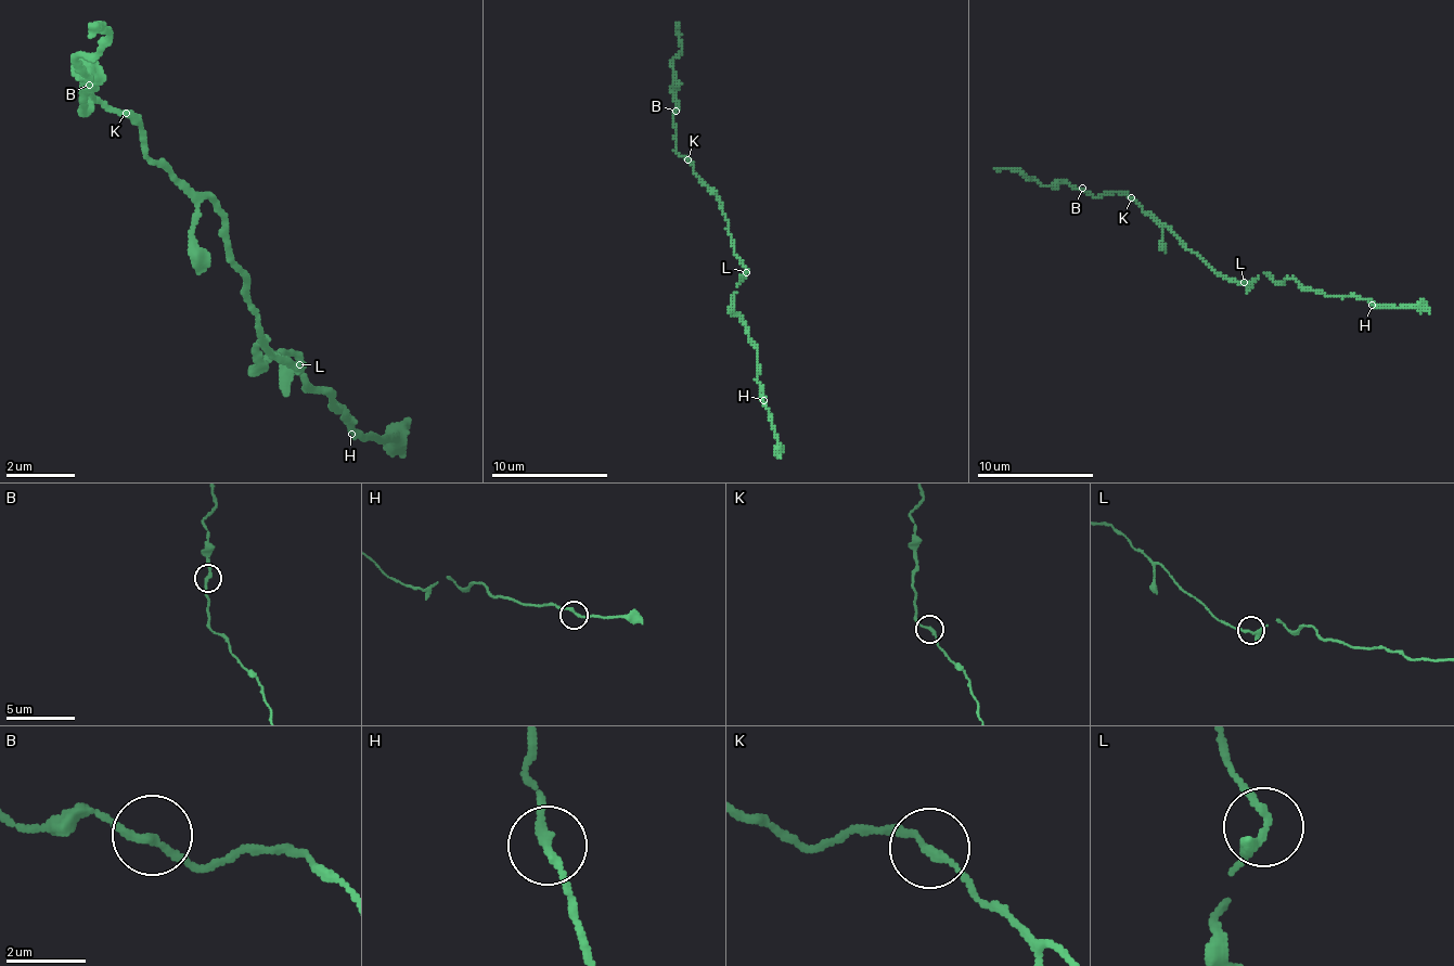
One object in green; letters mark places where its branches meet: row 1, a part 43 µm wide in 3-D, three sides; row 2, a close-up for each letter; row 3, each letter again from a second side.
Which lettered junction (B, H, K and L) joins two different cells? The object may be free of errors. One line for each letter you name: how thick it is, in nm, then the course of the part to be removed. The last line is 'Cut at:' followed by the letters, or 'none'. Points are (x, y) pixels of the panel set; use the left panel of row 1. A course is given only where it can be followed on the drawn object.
Cut at: none

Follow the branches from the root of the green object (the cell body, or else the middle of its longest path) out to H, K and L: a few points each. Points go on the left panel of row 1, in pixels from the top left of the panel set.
H: (247, 304), (265, 347), (282, 364), (299, 364), (273, 338), (265, 364), (291, 356), (351, 434)
K: (247, 304), (247, 278), (230, 252), (230, 226), (204, 200), (195, 200), (143, 147), (143, 130), (126, 113)
L: (247, 304), (256, 312), (256, 330), (265, 338), (265, 347), (282, 364), (299, 364)

